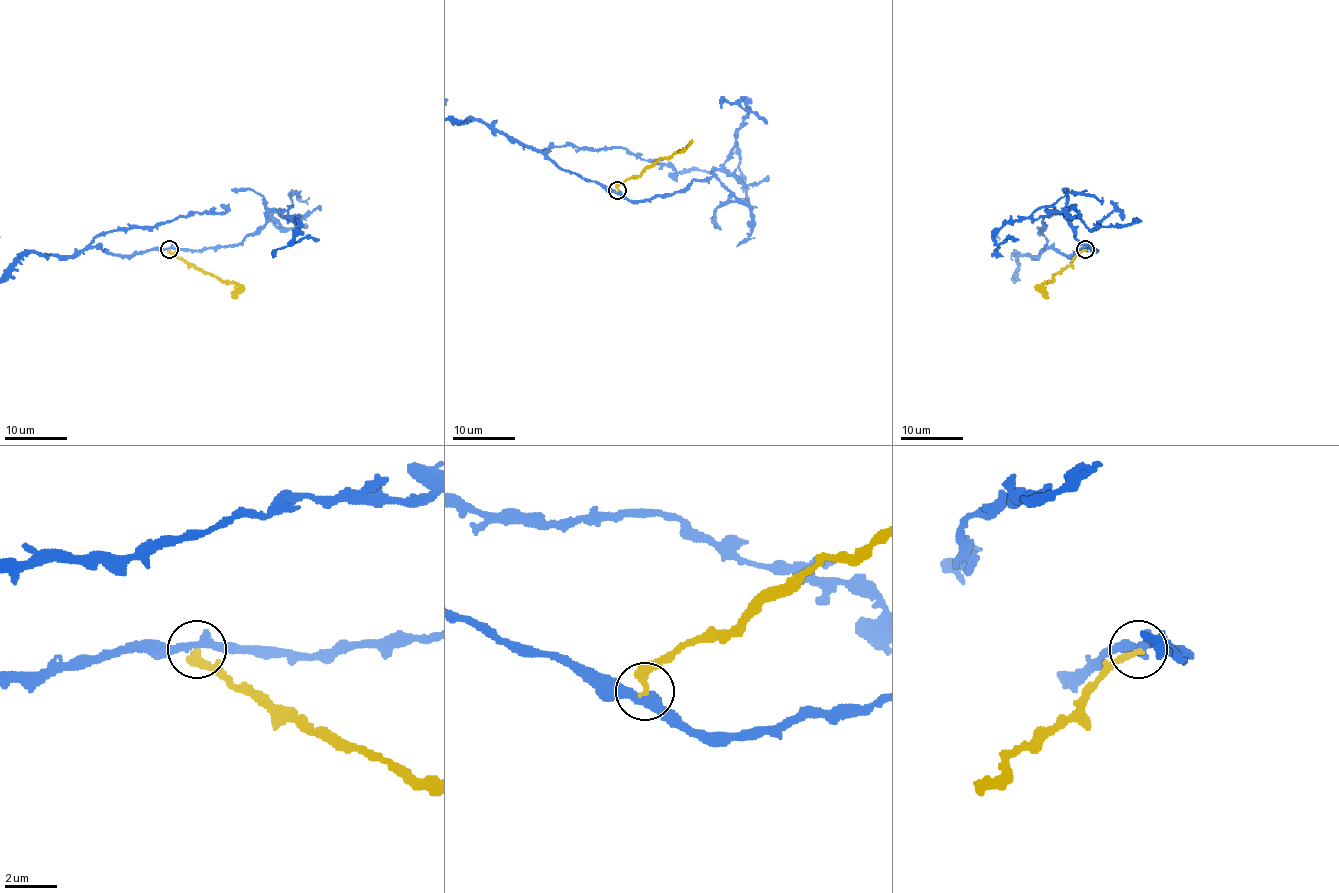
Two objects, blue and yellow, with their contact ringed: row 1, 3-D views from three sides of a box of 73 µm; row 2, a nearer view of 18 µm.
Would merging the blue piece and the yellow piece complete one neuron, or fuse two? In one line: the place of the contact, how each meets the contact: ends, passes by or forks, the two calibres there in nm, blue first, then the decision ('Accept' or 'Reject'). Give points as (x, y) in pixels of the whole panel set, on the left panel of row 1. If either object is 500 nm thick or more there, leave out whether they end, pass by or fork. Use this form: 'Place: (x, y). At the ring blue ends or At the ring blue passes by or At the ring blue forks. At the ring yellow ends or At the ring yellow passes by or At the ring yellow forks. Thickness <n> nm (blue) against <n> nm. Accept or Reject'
Place: (169, 249). At the ring blue passes by. At the ring yellow ends. Thickness 340 nm (blue) against 280 nm. Reject

